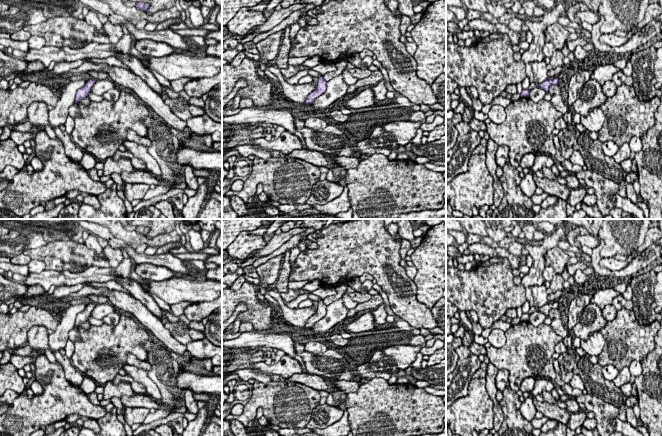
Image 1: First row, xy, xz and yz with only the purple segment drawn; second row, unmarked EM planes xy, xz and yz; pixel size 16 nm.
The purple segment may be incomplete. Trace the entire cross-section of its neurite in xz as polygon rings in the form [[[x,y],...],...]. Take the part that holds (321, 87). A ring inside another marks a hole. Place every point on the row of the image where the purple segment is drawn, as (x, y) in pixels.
[[[321,75],[318,77],[318,83],[315,90],[308,95],[304,103],[309,104],[309,105],[312,104],[312,102],[317,97],[322,95],[326,91],[326,89],[327,89],[327,82],[324,80],[323,76]]]

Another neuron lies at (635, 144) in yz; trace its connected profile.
[[[636,136],[632,137],[628,144],[631,152],[634,152],[634,153],[638,153],[643,148],[641,138]]]

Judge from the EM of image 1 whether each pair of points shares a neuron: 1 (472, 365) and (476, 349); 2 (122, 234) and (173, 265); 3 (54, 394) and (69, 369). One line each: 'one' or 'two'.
1: two
2: two
3: two

